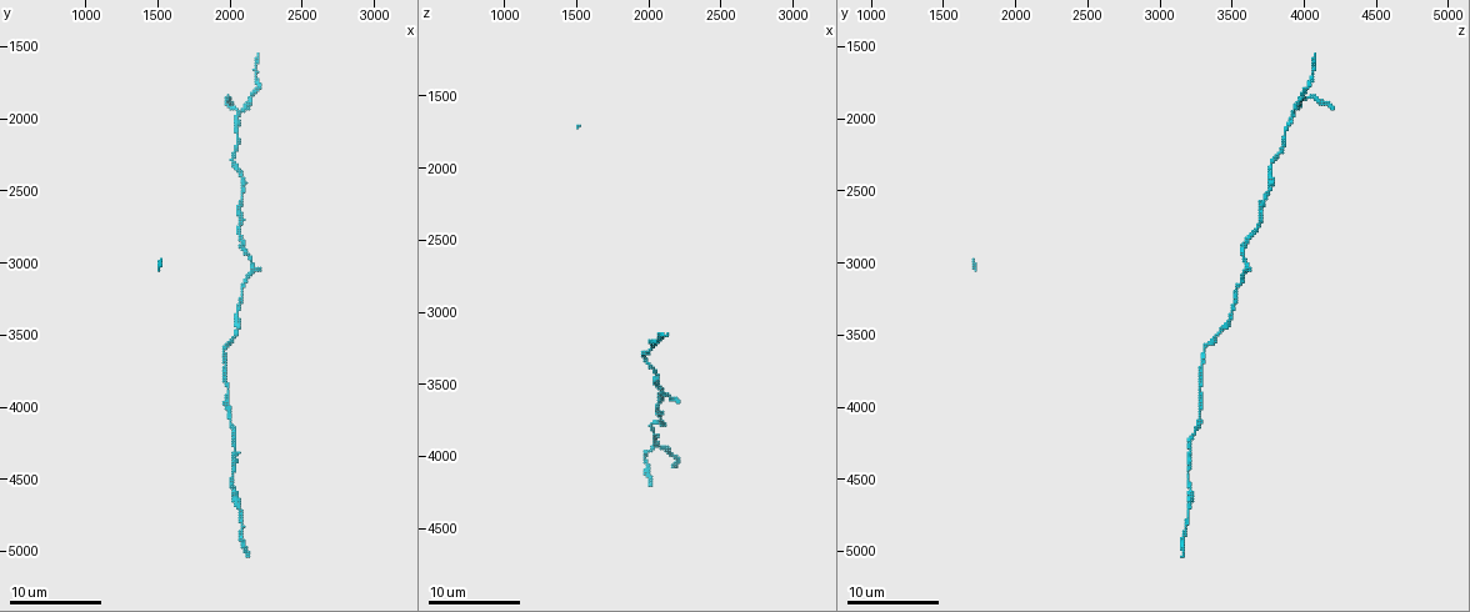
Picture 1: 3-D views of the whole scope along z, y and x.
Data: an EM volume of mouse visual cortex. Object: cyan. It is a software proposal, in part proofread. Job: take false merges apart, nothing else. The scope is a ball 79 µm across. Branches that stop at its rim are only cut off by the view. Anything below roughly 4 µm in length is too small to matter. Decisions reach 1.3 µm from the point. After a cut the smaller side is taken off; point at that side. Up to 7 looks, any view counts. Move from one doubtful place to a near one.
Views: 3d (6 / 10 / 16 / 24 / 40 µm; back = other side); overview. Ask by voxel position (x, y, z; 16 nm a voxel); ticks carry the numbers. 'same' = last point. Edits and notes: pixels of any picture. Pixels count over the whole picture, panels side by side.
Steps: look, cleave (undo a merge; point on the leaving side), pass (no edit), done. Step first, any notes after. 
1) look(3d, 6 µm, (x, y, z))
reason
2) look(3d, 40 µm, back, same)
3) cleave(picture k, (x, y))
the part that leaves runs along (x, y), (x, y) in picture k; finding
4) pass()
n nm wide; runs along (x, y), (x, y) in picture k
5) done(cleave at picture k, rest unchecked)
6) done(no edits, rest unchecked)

look(3d, 16 µm, (2020, 4540, 3220))
sudden change in width

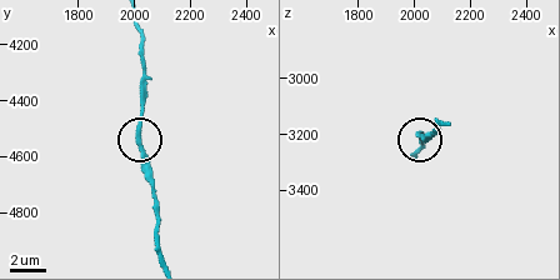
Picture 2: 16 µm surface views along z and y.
pass()
continuous, no second neuron

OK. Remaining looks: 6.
look(3d, 16 µm, (2060, 3320, 3520))

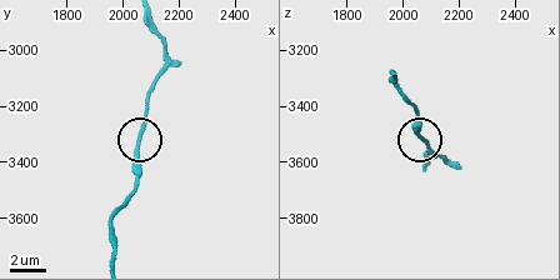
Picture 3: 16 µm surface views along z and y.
pass()
210 nm wide; all the same neuron

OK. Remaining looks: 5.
look(3d, 10 µm, (2060, 1960, 3940))

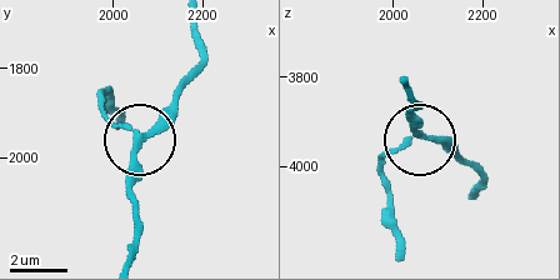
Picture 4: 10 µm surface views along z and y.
pass()
3 arms; runs along (401, 79), (416, 100), (416, 134), (380, 163) in picture 4; one neuron here

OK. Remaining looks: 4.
look(3d, 16 µm, (2060, 2400, 3760))

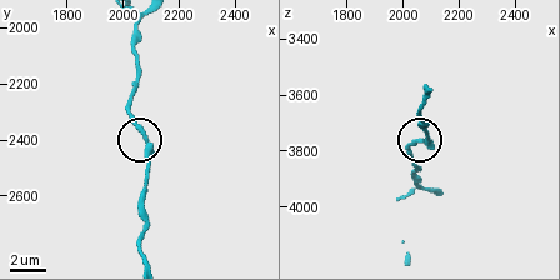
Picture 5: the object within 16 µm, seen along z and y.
pass()
runs along (429, 90), (421, 108), (426, 139), (409, 150) in picture 5; continuous, no second neuron

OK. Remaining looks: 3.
done(no edits, rest unchecked)

